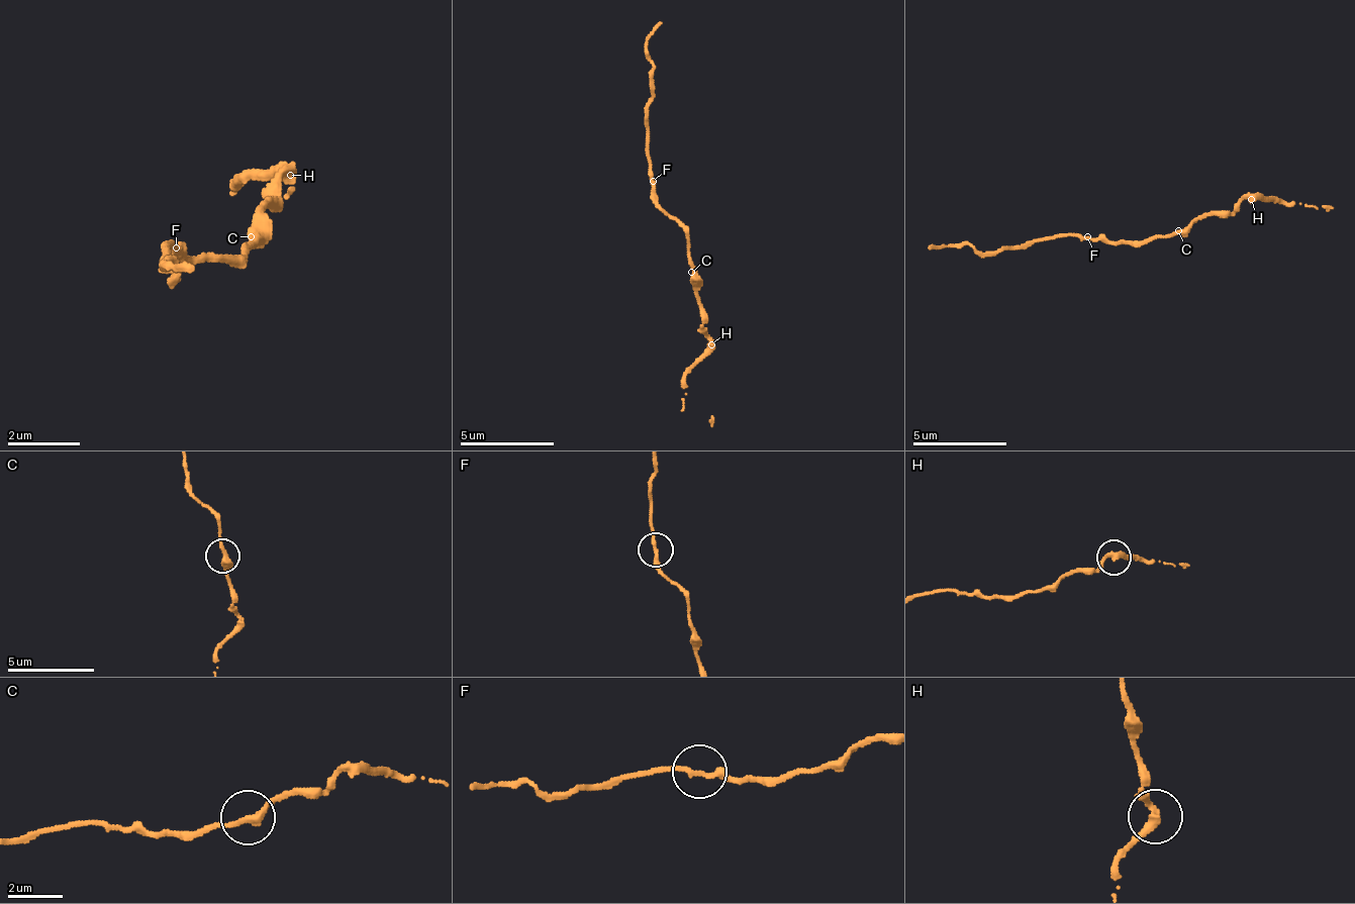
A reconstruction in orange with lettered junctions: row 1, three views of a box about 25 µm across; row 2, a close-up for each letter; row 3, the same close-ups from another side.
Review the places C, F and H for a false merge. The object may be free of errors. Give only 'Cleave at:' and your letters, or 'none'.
Cleave at: none

